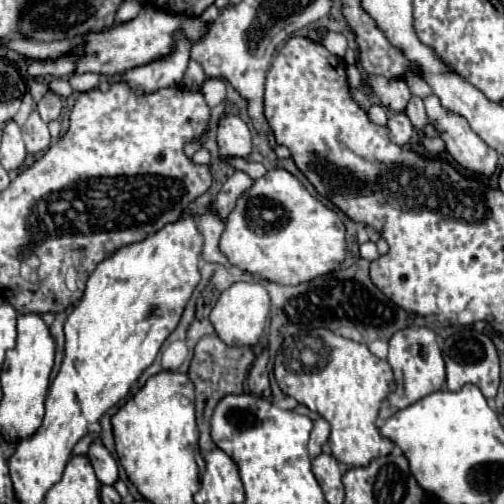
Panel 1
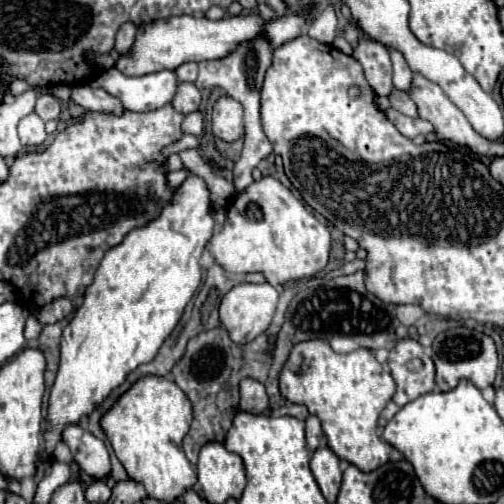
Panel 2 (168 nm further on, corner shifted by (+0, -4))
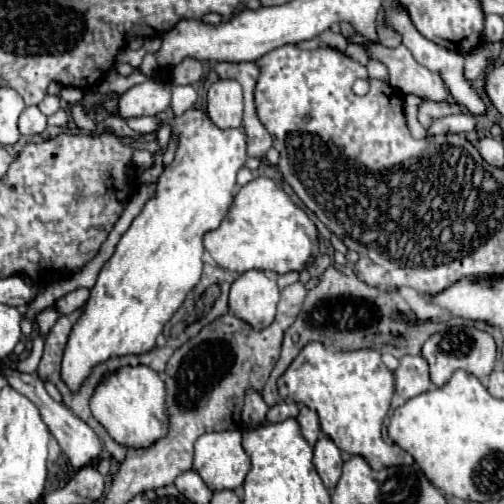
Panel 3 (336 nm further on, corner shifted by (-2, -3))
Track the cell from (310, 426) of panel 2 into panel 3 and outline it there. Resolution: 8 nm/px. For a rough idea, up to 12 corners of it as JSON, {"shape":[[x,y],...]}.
{"shape":[[306,406],[300,408],[298,424],[314,446],[320,438],[318,414]]}

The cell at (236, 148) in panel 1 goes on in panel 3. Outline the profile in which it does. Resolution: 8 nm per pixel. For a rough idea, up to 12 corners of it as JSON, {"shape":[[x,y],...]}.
{"shape":[[218,80],[208,90],[208,116],[242,128],[242,86]]}

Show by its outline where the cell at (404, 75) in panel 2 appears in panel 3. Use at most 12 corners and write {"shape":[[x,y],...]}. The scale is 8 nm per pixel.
{"shape":[[386,24],[378,26],[380,42],[388,48],[400,46],[400,36]]}

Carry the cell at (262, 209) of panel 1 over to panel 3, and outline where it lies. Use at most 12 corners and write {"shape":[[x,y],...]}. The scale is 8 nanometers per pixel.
{"shape":[[272,178],[242,186],[204,236],[238,274],[302,272],[314,222]]}

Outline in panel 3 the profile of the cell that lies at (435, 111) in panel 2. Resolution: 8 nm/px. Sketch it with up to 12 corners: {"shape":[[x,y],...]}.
{"shape":[[350,40],[388,66],[390,86],[438,104],[448,102],[442,78],[420,66],[406,46]]}

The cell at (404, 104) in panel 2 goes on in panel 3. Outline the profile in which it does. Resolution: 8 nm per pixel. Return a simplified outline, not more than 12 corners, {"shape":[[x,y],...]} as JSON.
{"shape":[[458,104],[418,106],[418,122],[428,128],[432,120],[458,114]]}

